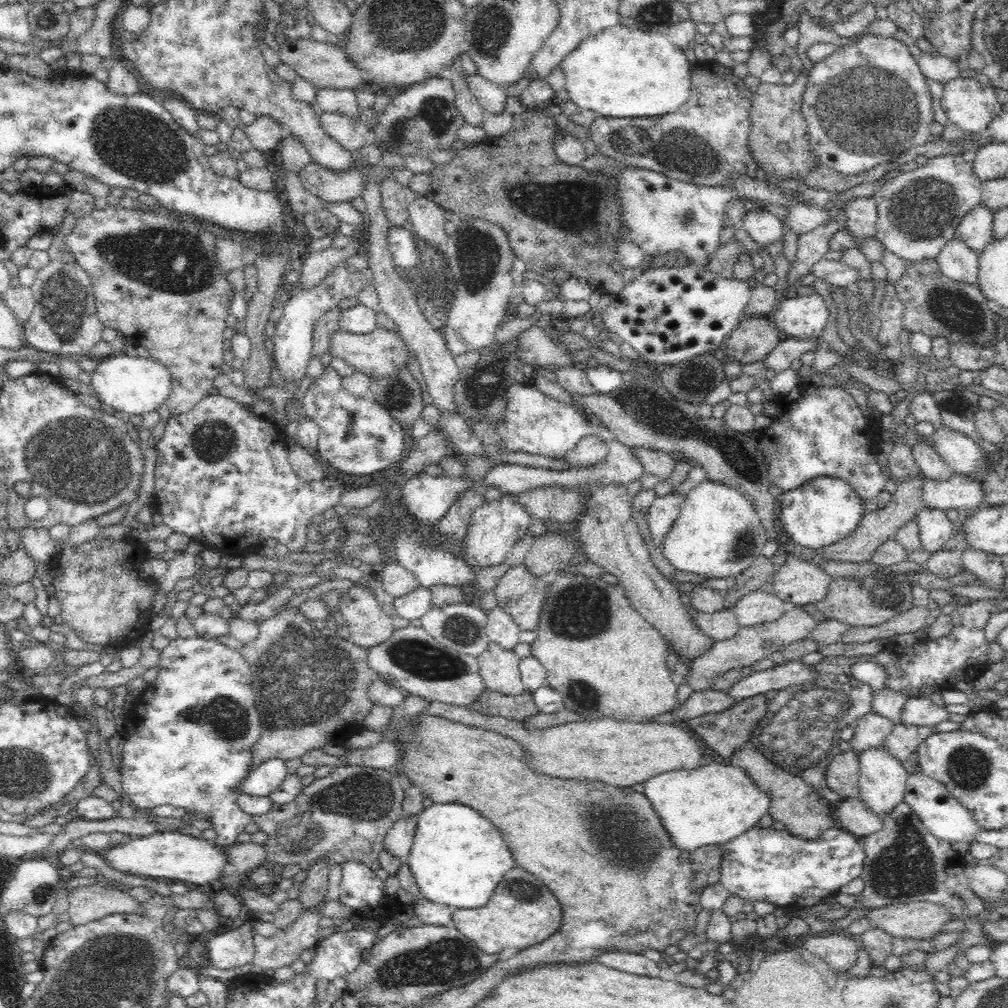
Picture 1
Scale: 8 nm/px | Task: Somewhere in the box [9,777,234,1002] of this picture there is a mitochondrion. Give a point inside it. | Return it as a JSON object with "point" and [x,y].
{"point":[41,893]}

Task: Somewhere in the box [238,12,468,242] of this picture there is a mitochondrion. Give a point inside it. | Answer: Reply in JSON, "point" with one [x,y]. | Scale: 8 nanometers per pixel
{"point":[437,112]}

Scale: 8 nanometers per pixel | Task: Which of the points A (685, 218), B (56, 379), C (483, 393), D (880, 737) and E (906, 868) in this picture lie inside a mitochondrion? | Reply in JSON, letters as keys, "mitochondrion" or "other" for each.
{"A":"mitochondrion","B":"other","C":"mitochondrion","D":"other","E":"mitochondrion"}

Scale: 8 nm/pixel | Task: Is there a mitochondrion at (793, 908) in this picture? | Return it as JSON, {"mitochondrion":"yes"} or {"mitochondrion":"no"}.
{"mitochondrion":"no"}

